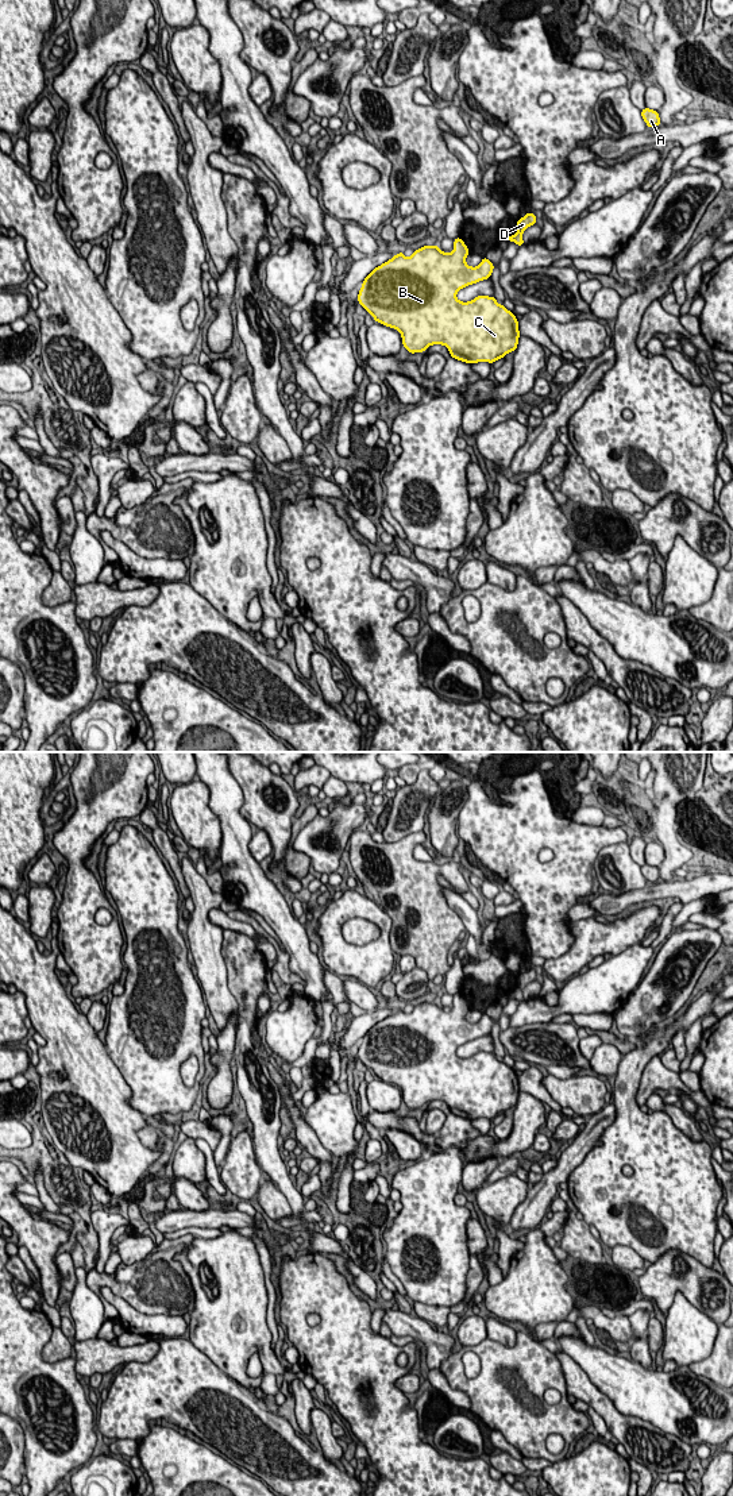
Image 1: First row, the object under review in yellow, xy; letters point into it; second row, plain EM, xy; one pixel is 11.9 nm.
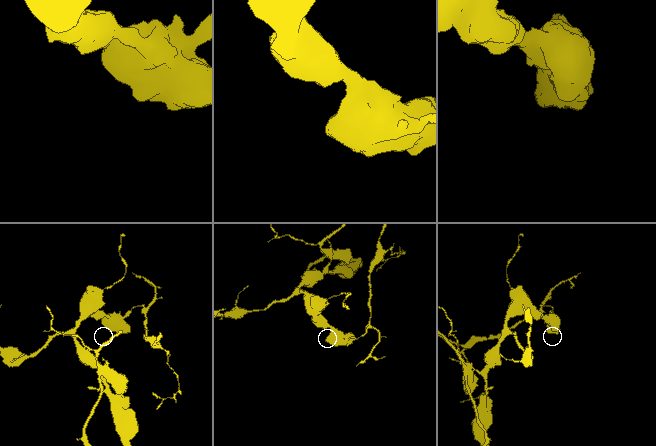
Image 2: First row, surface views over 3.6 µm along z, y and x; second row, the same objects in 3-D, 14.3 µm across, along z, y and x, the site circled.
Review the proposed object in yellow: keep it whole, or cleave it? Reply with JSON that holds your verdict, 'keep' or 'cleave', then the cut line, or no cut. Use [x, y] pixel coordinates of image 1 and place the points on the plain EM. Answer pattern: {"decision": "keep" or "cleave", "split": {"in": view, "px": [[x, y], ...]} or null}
{"decision": "cleave", "split": {"in": "xy", "px": [[519, 987], [521, 990]]}}

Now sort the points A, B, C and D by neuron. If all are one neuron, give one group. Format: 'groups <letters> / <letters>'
groups A D / B C

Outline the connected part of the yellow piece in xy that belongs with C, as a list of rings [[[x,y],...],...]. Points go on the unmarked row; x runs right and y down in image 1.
[[[459,992],[454,996],[450,1010],[441,1007],[437,1000],[425,1000],[409,1014],[401,1007],[364,1034],[358,1057],[375,1077],[402,1090],[402,1102],[410,1110],[423,1108],[432,1100],[443,1100],[451,1114],[458,1117],[494,1119],[516,1107],[520,1094],[518,1077],[495,1053],[478,1052],[467,1059],[456,1054],[460,1045],[490,1034],[494,1025],[485,1013],[479,1022],[468,1022],[464,1018],[468,1009]]]

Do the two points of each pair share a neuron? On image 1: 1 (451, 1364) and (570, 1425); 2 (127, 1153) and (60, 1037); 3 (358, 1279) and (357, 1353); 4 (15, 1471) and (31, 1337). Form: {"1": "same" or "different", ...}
{"1": "same", "2": "same", "3": "different", "4": "different"}

